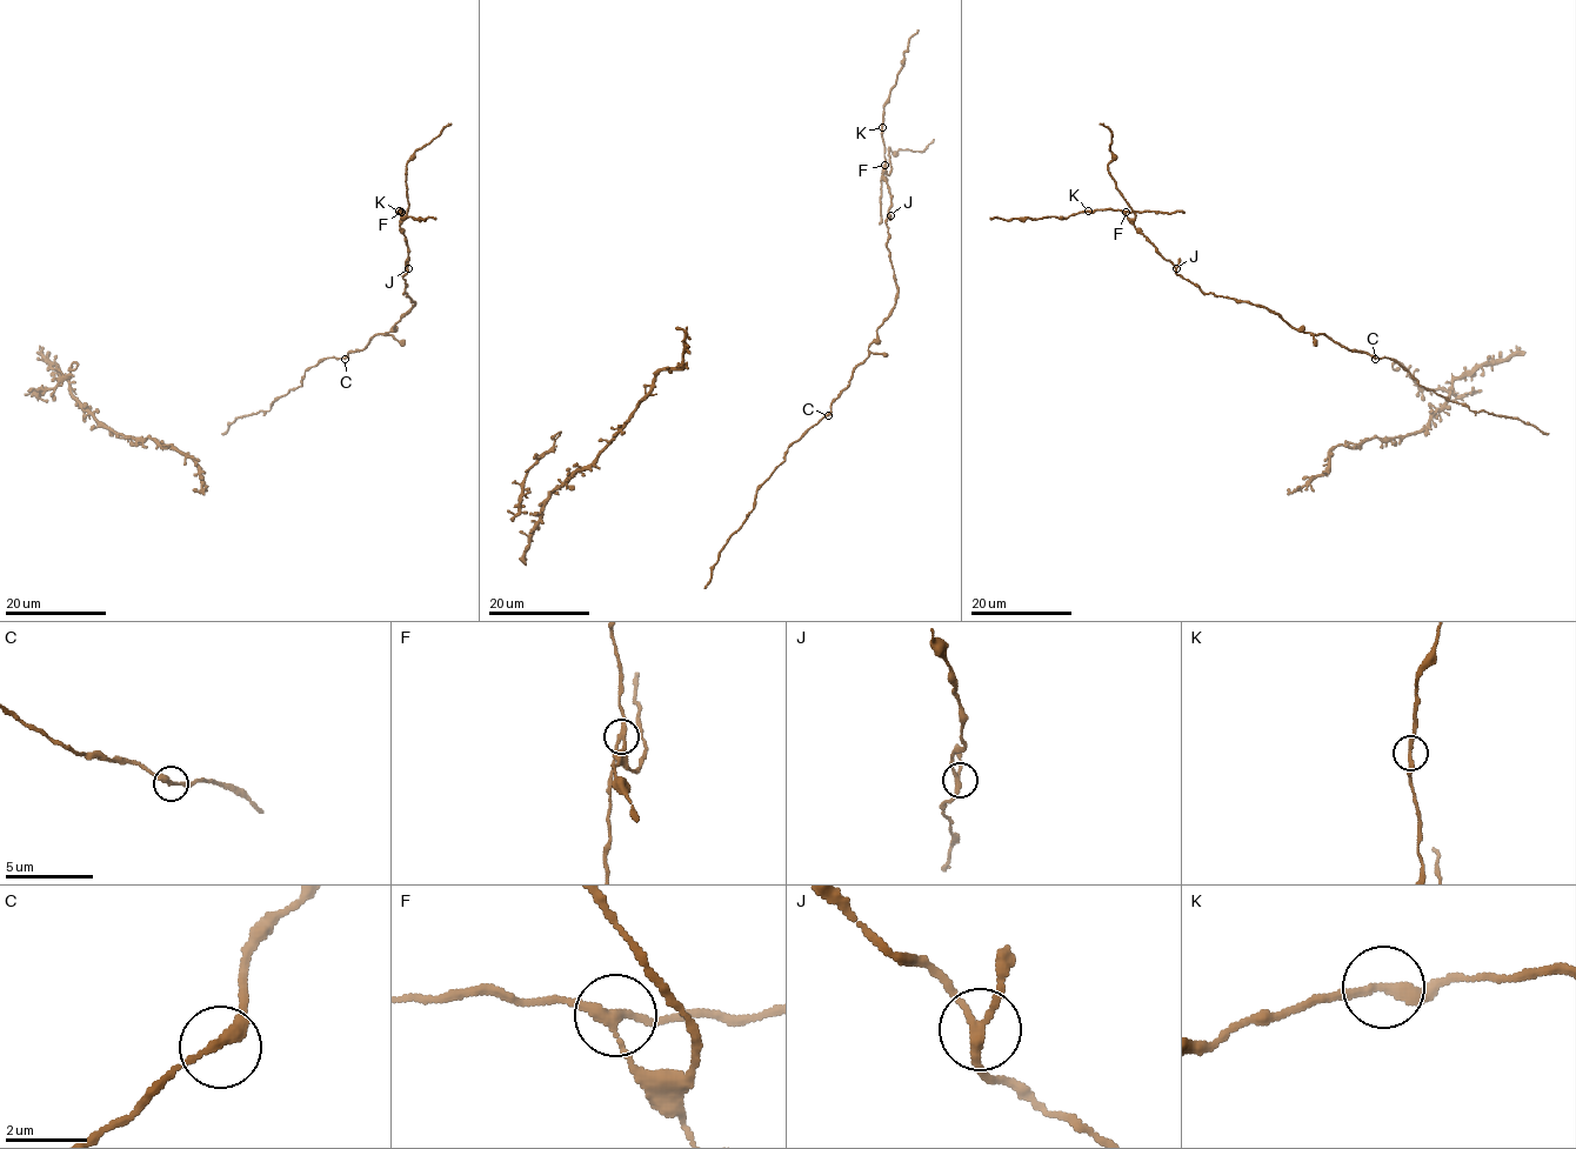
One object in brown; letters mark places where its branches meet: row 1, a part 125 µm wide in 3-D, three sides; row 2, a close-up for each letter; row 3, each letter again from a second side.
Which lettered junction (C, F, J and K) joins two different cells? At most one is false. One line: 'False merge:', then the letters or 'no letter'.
False merge: F

